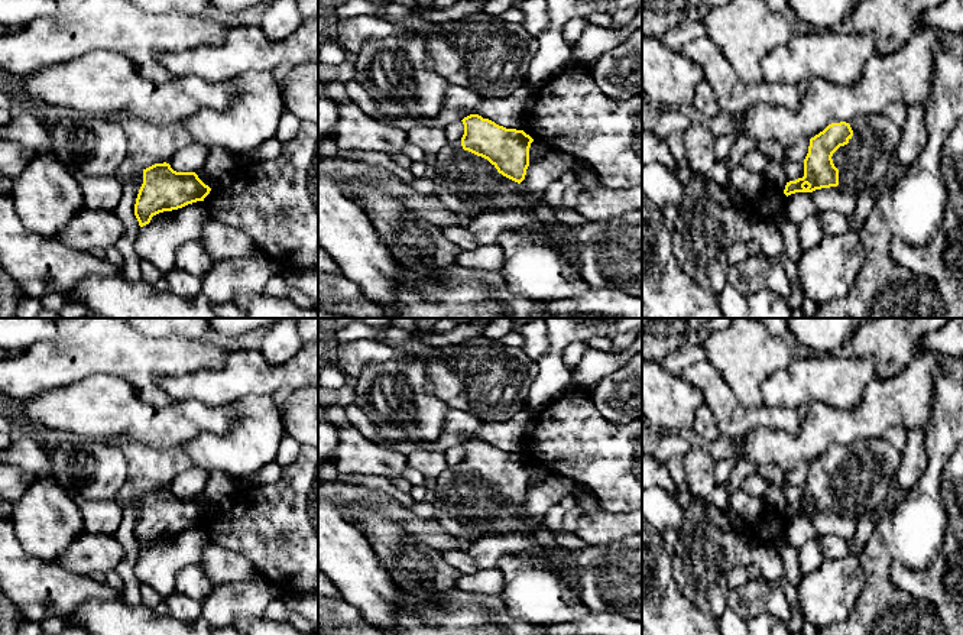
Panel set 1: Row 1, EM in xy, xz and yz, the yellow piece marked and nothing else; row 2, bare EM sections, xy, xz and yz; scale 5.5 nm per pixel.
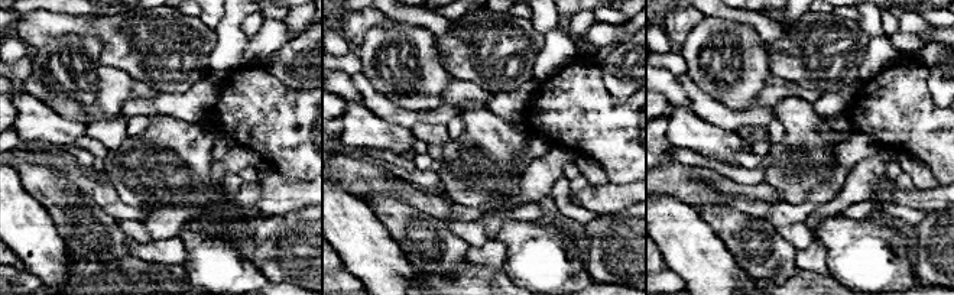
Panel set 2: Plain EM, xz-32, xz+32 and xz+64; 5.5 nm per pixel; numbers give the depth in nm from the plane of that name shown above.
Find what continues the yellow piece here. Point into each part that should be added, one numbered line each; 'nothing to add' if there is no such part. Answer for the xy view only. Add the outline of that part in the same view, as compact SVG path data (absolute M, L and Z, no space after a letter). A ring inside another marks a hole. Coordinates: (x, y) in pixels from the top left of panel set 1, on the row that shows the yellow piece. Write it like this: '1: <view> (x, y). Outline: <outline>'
nothing to add

